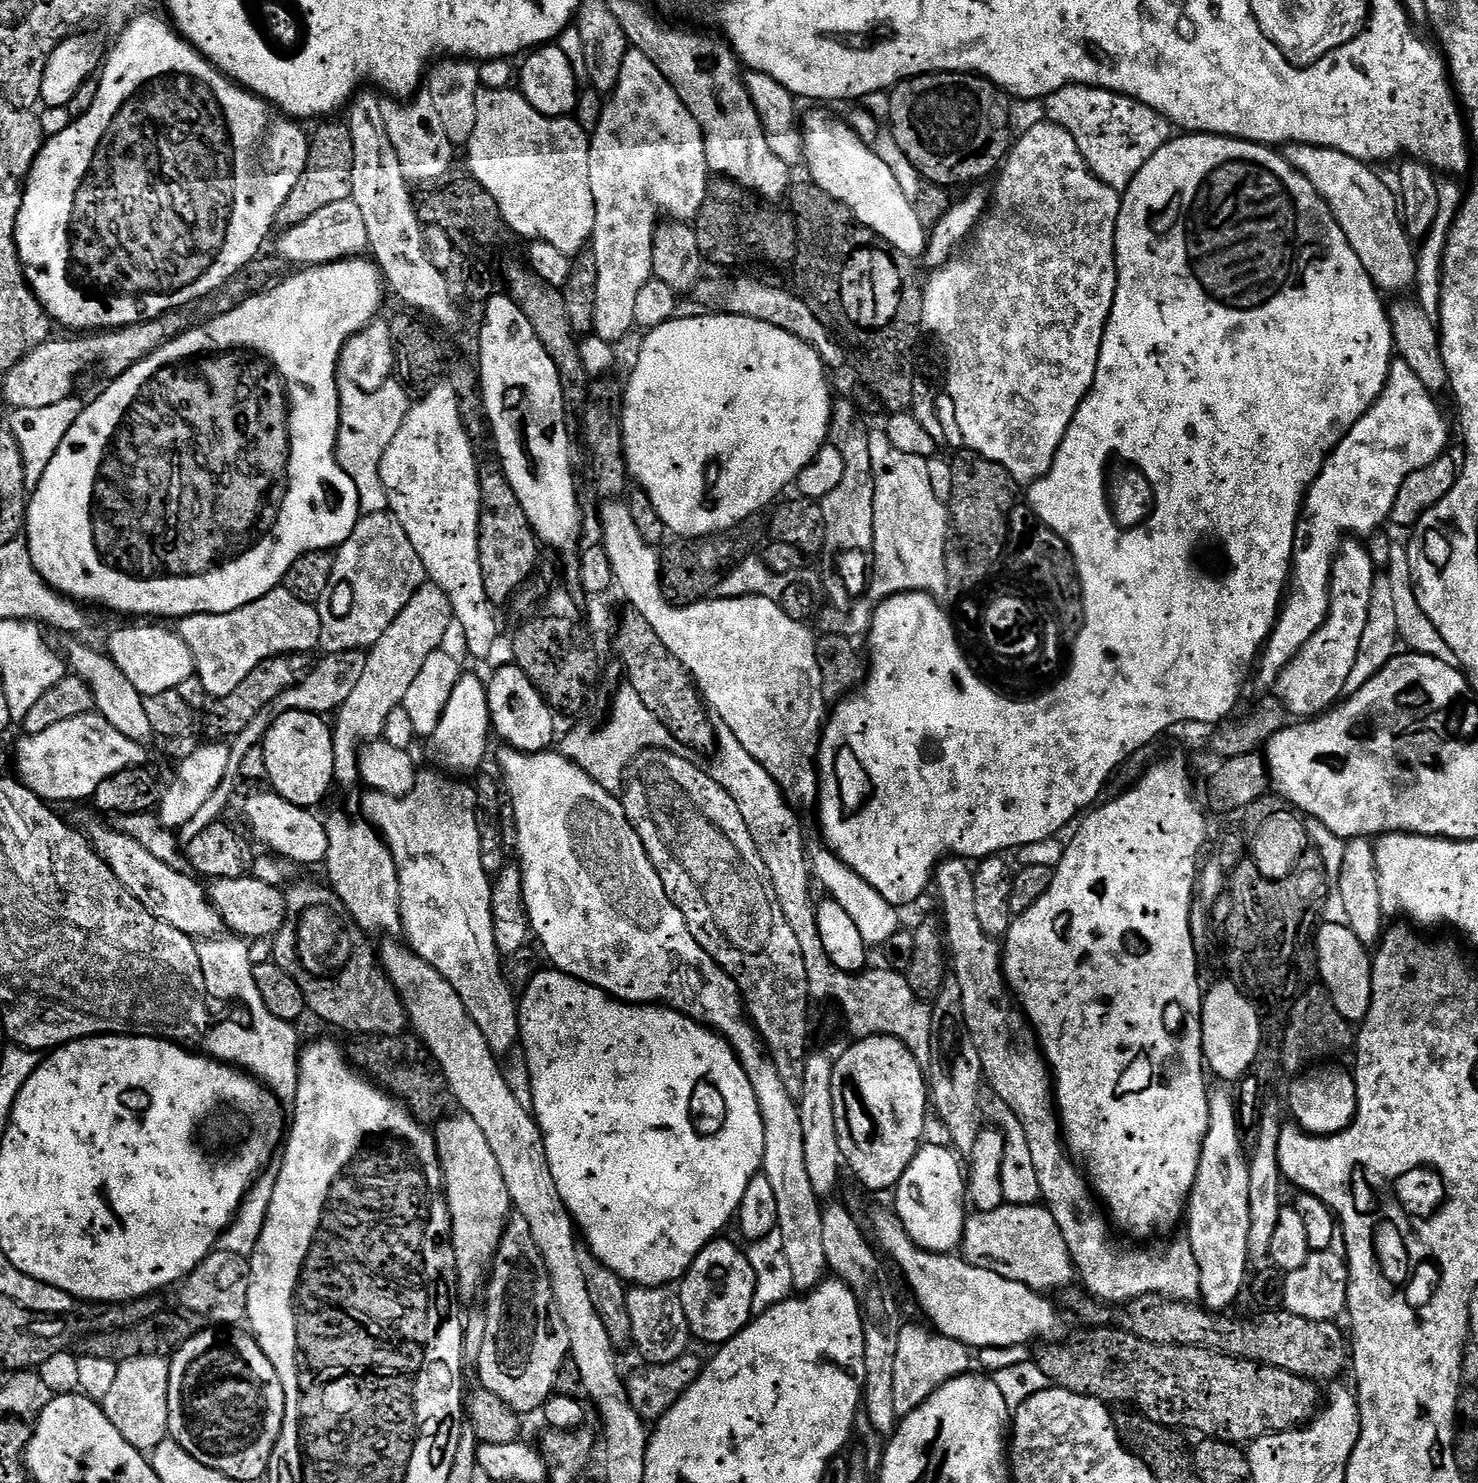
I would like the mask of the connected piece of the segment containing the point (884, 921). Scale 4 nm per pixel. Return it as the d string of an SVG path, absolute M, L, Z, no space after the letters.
M817 842L817 844L809 843L806 851L810 872L815 883L819 887L821 884L828 891L825 893L831 899L836 900L838 906L842 906L842 910L846 910L846 914L850 914L850 919L858 929L864 945L869 949L879 949L890 938L894 938L896 932L901 931L901 909L897 905L886 902L886 898L882 898L882 894L878 894L878 890L874 890L874 886L870 886L870 882L866 882L858 873L852 872L850 866L843 864L831 848Z

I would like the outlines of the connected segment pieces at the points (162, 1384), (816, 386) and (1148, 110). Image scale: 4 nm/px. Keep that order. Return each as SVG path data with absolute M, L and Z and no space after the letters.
M162 1356L154 1358L130 1358L118 1365L118 1378L110 1386L110 1394L102 1402L106 1418L138 1451L148 1454L157 1448L168 1434L168 1379L169 1361Z
M681 315L651 329L645 335L648 337L640 344L632 377L628 384L626 380L624 388L624 456L628 459L629 477L649 496L658 512L658 518L676 538L712 536L716 532L725 532L728 528L739 526L746 518L763 513L763 508L779 492L795 485L798 474L806 470L818 450L829 443L832 427L834 395L832 396L832 388L828 385L830 372L824 367L824 360L810 345L794 338L794 334L786 334L786 330L778 326L770 326L770 322L758 322L749 316L700 315L704 316Z
M1085 84L1058 90L1044 100L1044 110L1051 123L1062 126L1075 138L1089 170L1118 193L1131 186L1138 170L1174 136L1173 125L1158 110L1129 96Z

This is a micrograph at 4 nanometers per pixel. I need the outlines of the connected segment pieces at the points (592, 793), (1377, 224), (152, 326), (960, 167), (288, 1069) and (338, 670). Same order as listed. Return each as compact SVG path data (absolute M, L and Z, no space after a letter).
M507 746L501 747L501 749L500 772L504 775L502 784L506 789L507 799L508 796L512 799L510 807L516 819L516 829L518 830L518 842L515 851L520 852L518 863L520 873L524 879L524 905L528 911L528 923L532 925L532 935L537 941L540 939L541 945L539 944L539 947L542 952L542 947L544 947L545 953L543 952L543 955L546 960L546 955L548 955L548 960L552 963L549 965L555 971L565 972L567 976L573 976L587 984L593 984L594 987L601 988L602 991L607 992L609 996L617 1000L629 1004L646 1004L649 1006L661 1004L665 1008L672 1008L674 1011L696 1020L699 1024L703 1024L705 1028L710 1028L724 1037L728 1045L736 1051L742 1070L746 1070L746 1078L750 1078L750 1086L754 1086L754 1098L758 1098L758 1110L762 1110L762 1126L766 1130L766 1150L764 1151L762 1174L766 1178L770 1178L770 1186L774 1190L774 1195L778 1198L778 1222L776 1227L782 1234L782 1250L786 1254L786 1262L790 1265L790 1275L794 1277L794 1289L800 1294L811 1292L826 1278L828 1263L826 1262L826 1249L822 1246L822 1200L821 1197L814 1194L814 1186L810 1186L810 1174L806 1170L806 1153L805 1148L802 1147L800 1105L797 1097L792 1096L790 1090L786 1090L786 1084L782 1082L782 1077L779 1076L778 1070L774 1067L774 1062L768 1057L760 1033L756 1031L756 1027L748 1019L748 1013L744 1007L744 1000L740 997L738 986L732 981L730 974L726 974L724 968L718 966L714 962L714 958L710 958L710 954L706 954L706 950L702 950L702 946L698 946L694 934L688 932L686 918L682 918L682 910L678 910L678 906L674 906L674 902L670 902L670 898L662 886L662 878L658 874L654 862L650 862L650 858L646 854L646 846L642 846L642 838L638 838L630 818L626 818L626 810L621 797L606 791L602 786L598 786L598 782L594 782L594 778L590 778L590 774L586 774L586 770L582 770L572 760L567 760L564 753L559 750L519 752L517 748Z
M1290 144L1282 154L1314 186L1314 190L1330 206L1338 226L1346 234L1358 262L1366 266L1366 274L1376 283L1381 293L1404 294L1416 282L1417 249L1408 239L1404 221L1400 214L1397 193L1386 186L1383 175L1342 150L1330 150L1326 146Z
M169 314L159 320L146 320L143 324L133 324L130 328L118 328L115 330L100 330L95 334L84 334L81 340L57 340L52 338L46 344L29 352L10 373L12 380L12 400L16 408L41 408L42 406L54 406L58 402L69 399L73 395L72 387L76 384L80 372L88 368L91 360L104 360L104 368L109 372L109 377L115 378L123 375L152 352L158 350L165 342L173 336L185 331L186 323L180 314Z
M931 72L925 76L911 76L890 92L890 131L902 146L902 154L920 172L929 185L952 190L955 184L972 184L995 173L1007 160L1014 143L1010 122L1012 100L997 84L970 72Z
M224 934L219 938L204 938L196 945L202 972L206 978L209 997L220 1000L241 1000L248 1007L244 1024L228 1020L208 1029L202 1041L203 1051L211 1059L233 1065L247 1075L256 1077L281 1105L295 1105L296 1091L300 1081L300 1053L302 1043L293 1025L282 1018L274 1018L258 994L258 982L254 982L254 965L266 964L272 960L272 940L249 941Z
M362 650L331 652L323 655L322 658L313 665L306 679L301 680L290 690L283 691L278 698L274 698L274 702L270 702L269 706L264 706L250 721L250 726L246 726L246 730L242 730L242 734L234 737L230 744L233 761L239 762L246 754L246 750L257 747L270 730L270 726L282 714L306 712L324 716L337 711L346 702L346 699L350 698L351 691L358 686L359 679L366 670L367 653Z

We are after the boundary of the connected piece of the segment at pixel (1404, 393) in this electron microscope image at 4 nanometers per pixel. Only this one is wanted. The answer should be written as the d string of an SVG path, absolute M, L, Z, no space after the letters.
M1393 359L1380 397L1344 435L1340 445L1332 449L1302 505L1302 519L1296 526L1294 587L1283 601L1276 627L1262 649L1254 676L1262 687L1271 689L1275 685L1284 667L1326 622L1332 597L1332 563L1340 555L1346 534L1365 538L1384 523L1387 525L1402 482L1406 482L1414 470L1422 470L1422 466L1430 466L1430 462L1445 455L1448 420L1436 400L1406 362Z

